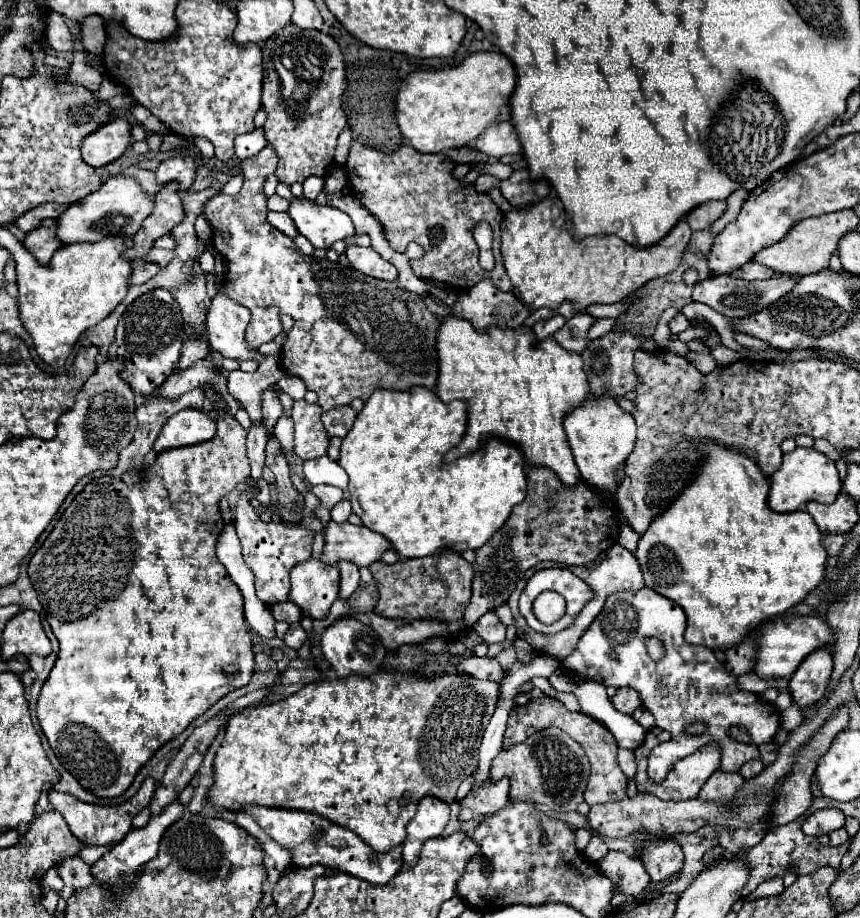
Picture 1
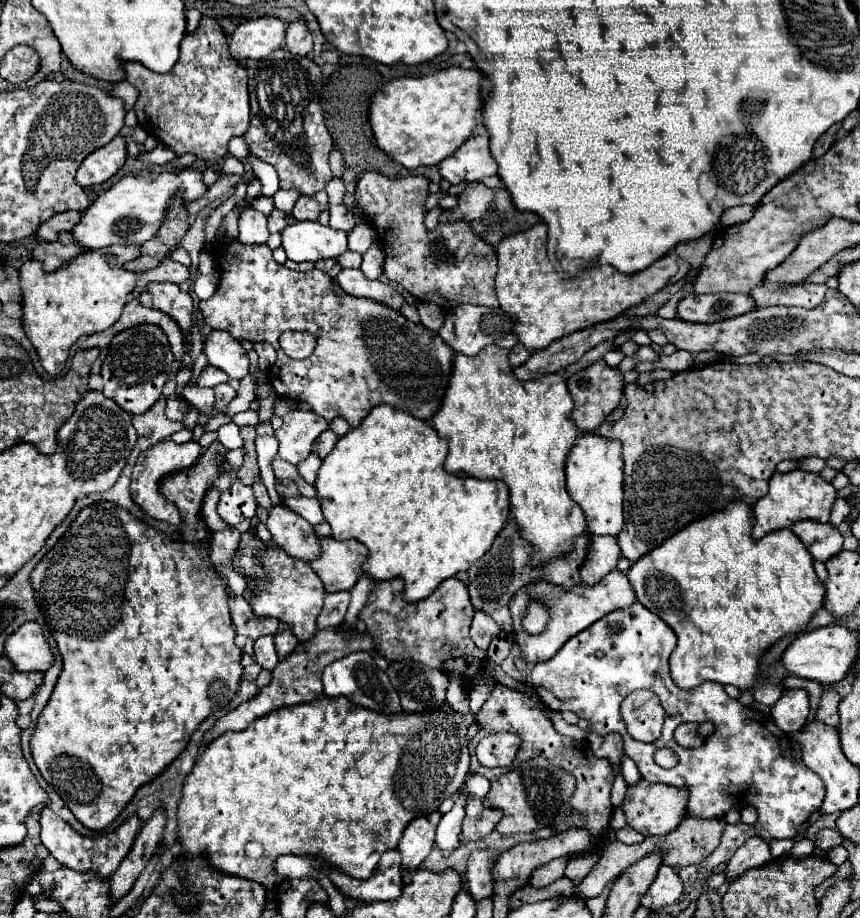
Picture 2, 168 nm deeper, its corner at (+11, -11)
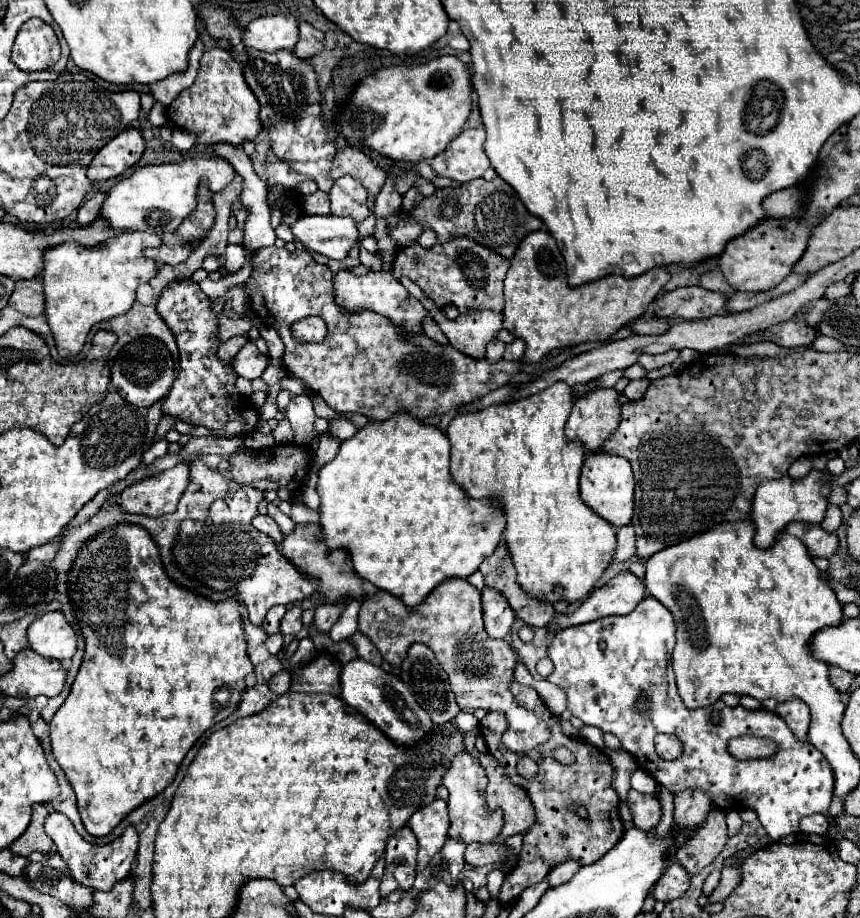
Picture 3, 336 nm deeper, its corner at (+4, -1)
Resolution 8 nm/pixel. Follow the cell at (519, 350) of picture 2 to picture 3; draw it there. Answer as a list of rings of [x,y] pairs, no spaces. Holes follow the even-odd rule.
[[[514,339],[510,345],[506,345],[504,359],[506,361],[520,361],[524,357],[524,349],[526,349],[526,345],[520,339]]]

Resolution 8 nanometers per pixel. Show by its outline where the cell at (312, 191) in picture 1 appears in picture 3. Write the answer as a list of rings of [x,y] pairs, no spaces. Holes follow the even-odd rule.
[[[316,191],[314,195],[302,197],[302,211],[306,215],[330,215],[330,199],[328,199],[328,193]]]

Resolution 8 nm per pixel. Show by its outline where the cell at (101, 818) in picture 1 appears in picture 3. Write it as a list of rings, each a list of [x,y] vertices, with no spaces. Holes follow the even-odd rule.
[[[52,811],[46,819],[46,833],[54,841],[60,857],[68,863],[72,879],[76,879],[76,883],[84,883],[86,887],[92,887],[92,889],[98,889],[98,891],[110,891],[118,881],[126,879],[130,869],[132,869],[132,863],[136,859],[136,851],[138,851],[138,833],[132,827],[128,827],[122,833],[122,837],[112,841],[110,845],[98,847],[98,845],[86,843],[74,831],[74,825],[66,819],[66,815],[56,813],[56,811]]]

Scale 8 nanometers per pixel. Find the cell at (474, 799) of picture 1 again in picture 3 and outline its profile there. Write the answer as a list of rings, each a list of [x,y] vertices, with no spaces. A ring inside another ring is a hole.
[[[464,749],[464,755],[456,755],[456,759],[452,759],[452,767],[448,769],[448,775],[444,775],[444,787],[450,791],[450,799],[448,799],[448,811],[450,811],[450,829],[448,829],[448,837],[462,841],[462,843],[492,843],[502,829],[502,813],[488,813],[486,803],[484,803],[484,785],[486,785],[486,775],[484,769],[480,765],[480,761],[476,757],[472,757],[468,753],[468,749]]]

